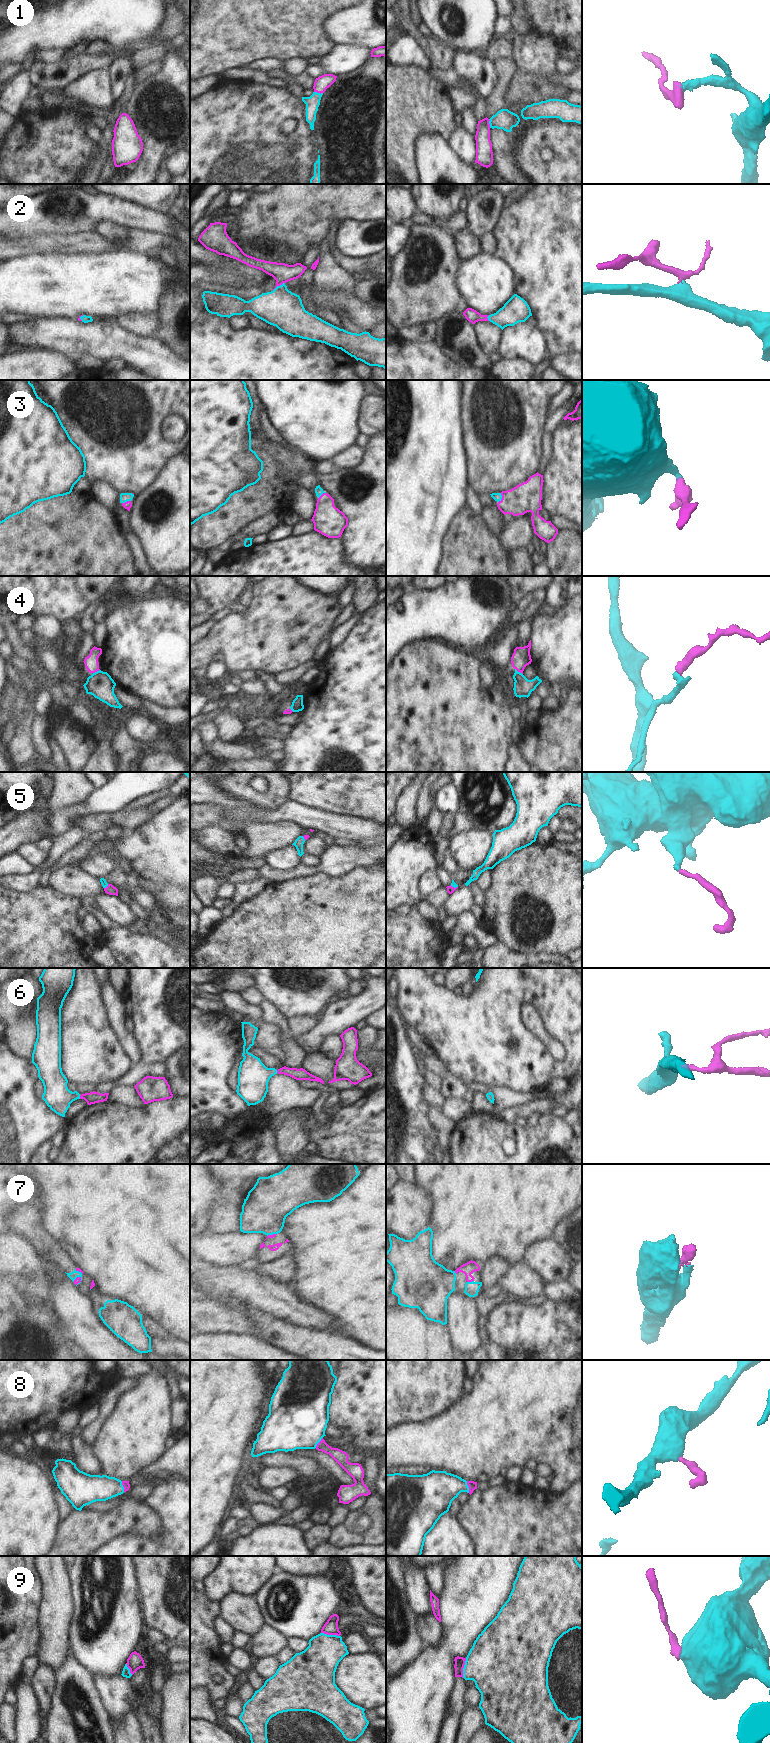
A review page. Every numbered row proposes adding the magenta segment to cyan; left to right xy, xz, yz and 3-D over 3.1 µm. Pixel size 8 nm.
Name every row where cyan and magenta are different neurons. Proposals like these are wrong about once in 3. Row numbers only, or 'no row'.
4, 9

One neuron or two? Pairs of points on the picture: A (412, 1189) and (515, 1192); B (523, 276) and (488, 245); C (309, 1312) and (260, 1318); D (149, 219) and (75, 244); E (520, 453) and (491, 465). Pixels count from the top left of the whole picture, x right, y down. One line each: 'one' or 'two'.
A: two
B: two
C: two
D: two
E: one

